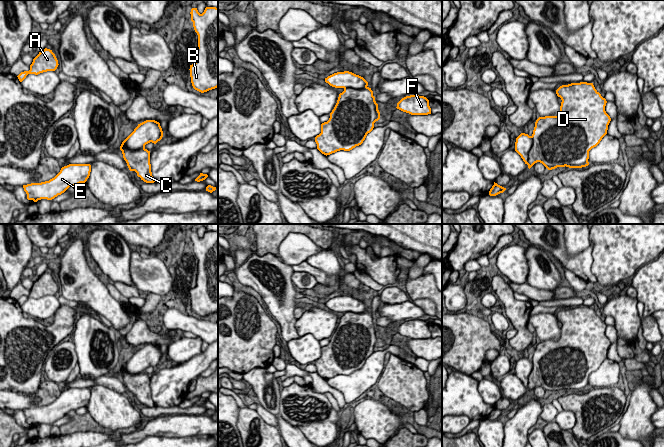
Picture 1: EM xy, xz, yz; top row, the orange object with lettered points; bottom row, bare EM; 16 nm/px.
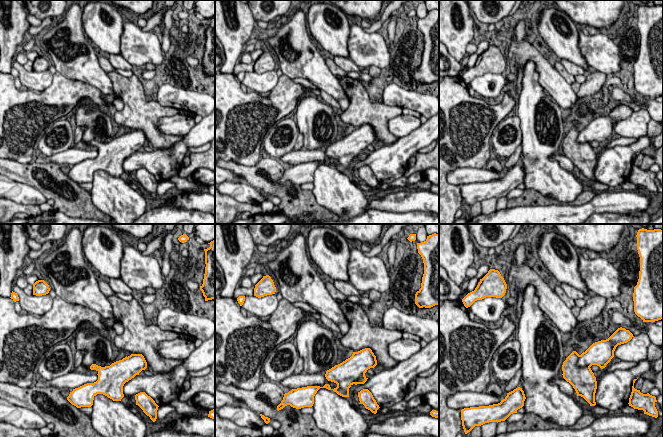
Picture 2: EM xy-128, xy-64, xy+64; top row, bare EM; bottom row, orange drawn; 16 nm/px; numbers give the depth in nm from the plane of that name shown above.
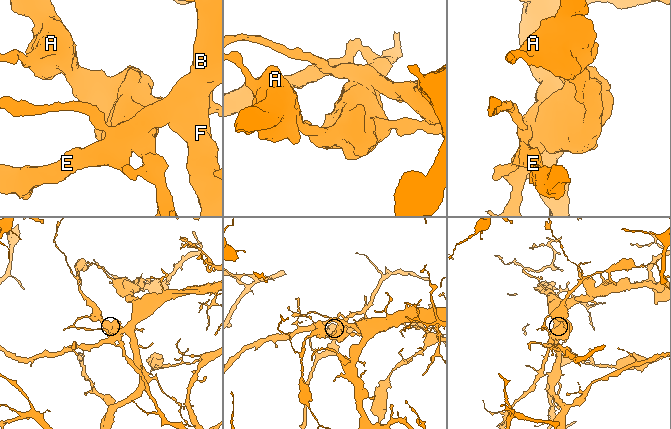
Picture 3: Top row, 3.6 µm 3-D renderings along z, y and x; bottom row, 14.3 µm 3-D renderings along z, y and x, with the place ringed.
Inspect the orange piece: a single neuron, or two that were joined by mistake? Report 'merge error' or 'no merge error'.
merge error

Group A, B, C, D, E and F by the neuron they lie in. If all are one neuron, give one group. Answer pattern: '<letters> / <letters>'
A C D / B E F

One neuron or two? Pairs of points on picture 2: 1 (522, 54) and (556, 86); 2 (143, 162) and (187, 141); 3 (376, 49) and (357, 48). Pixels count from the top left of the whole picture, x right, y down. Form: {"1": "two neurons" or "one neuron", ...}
{"1": "one neuron", "2": "one neuron", "3": "one neuron"}

